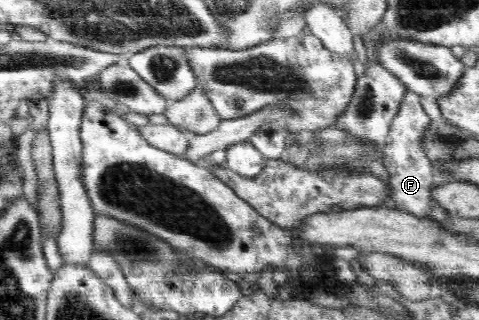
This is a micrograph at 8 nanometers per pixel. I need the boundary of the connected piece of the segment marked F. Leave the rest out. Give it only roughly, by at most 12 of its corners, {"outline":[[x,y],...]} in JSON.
{"outline":[[407,90],[391,121],[383,164],[393,209],[429,217],[430,119]]}

